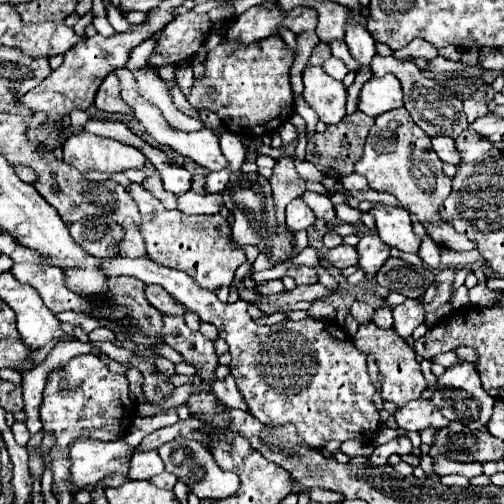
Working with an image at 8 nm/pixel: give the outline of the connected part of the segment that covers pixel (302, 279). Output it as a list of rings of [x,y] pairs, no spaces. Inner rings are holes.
[[[293,265],[293,267],[289,267],[287,275],[293,277],[297,285],[303,285],[303,283],[317,283],[317,281],[319,281],[317,269],[315,269],[315,267],[309,267],[309,265]]]

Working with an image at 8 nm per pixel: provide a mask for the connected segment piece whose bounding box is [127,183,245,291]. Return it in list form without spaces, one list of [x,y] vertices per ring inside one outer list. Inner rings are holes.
[[[137,183],[127,191],[139,205],[143,217],[141,235],[145,239],[149,259],[157,265],[189,273],[199,287],[209,291],[215,291],[219,285],[231,285],[235,269],[245,263],[245,253],[241,247],[231,245],[231,225],[221,215],[185,215],[181,211],[169,211]]]

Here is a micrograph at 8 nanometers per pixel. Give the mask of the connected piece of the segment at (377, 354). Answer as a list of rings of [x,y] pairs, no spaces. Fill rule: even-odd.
[[[373,321],[363,323],[363,325],[359,325],[359,331],[355,333],[353,343],[363,353],[371,355],[377,361],[379,371],[385,377],[383,387],[381,387],[381,395],[383,395],[385,401],[393,401],[397,407],[403,407],[411,399],[419,399],[421,397],[421,393],[427,387],[427,381],[425,381],[425,377],[421,373],[421,367],[419,367],[417,359],[415,359],[415,351],[401,337],[397,337],[397,333],[393,329],[379,329]]]

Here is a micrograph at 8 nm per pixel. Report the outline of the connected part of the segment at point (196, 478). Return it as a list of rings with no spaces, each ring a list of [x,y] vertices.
[[[173,439],[169,443],[165,443],[161,449],[157,449],[157,453],[161,455],[163,463],[165,463],[165,471],[175,473],[179,481],[183,481],[185,485],[189,485],[189,489],[199,497],[199,499],[225,499],[229,495],[233,495],[233,491],[237,491],[239,487],[239,477],[235,473],[223,471],[213,455],[207,451],[207,447],[203,447],[201,443],[193,441],[193,439]]]

